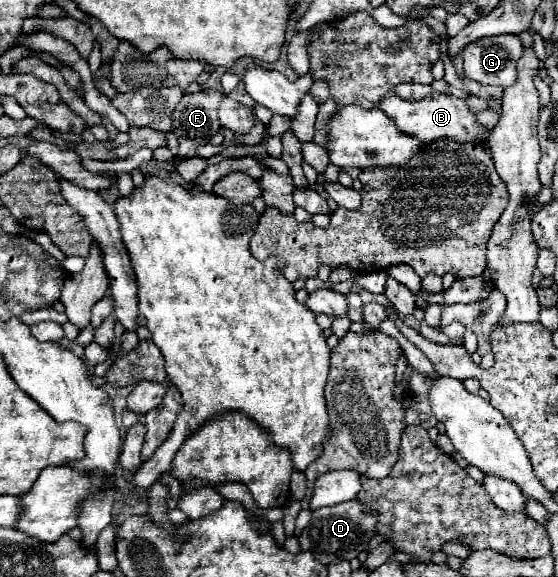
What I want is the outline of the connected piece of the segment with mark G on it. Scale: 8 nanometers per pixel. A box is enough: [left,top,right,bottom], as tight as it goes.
[464,34,522,86]

